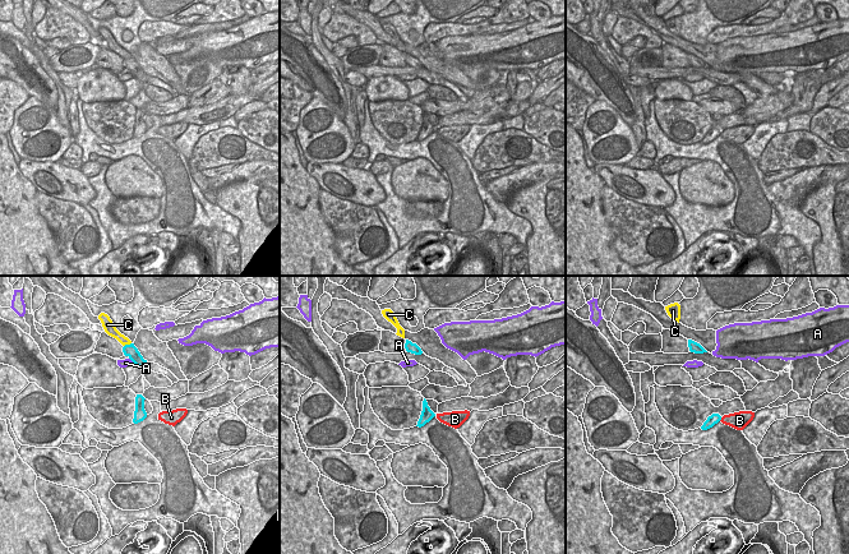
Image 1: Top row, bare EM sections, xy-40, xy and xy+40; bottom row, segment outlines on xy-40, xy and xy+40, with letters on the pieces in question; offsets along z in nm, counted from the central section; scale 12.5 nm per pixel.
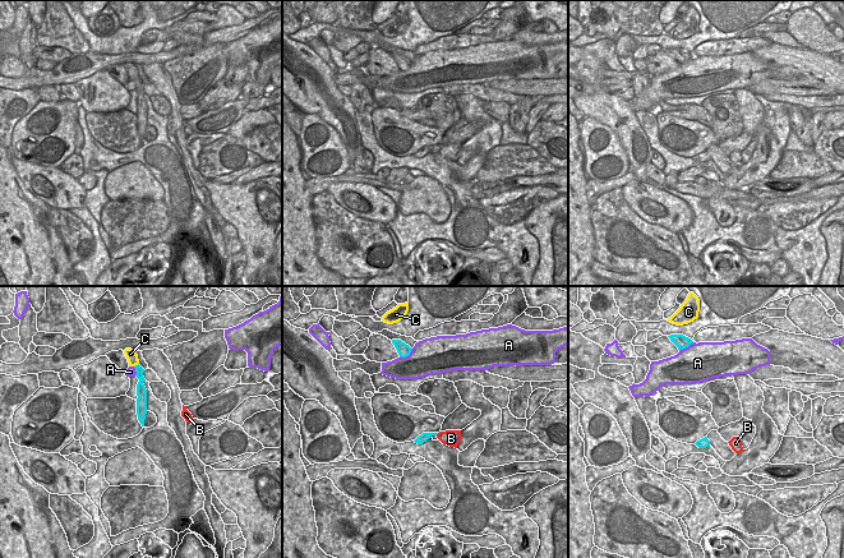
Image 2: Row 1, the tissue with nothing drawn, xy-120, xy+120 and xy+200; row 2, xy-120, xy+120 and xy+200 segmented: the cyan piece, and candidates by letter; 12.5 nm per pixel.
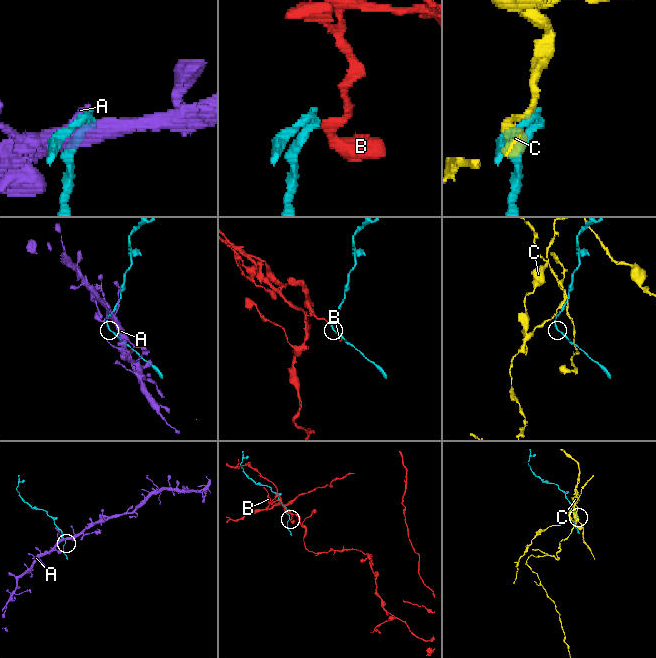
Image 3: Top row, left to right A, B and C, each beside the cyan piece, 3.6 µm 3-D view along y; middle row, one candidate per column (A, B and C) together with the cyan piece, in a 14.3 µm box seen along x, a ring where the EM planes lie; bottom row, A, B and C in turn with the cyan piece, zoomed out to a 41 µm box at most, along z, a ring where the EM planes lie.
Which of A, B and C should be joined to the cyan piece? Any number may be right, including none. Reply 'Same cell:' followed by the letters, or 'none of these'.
Same cell: none of these

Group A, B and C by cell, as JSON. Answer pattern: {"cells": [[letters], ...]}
{"cells": [["A"], ["B"], ["C"]]}

